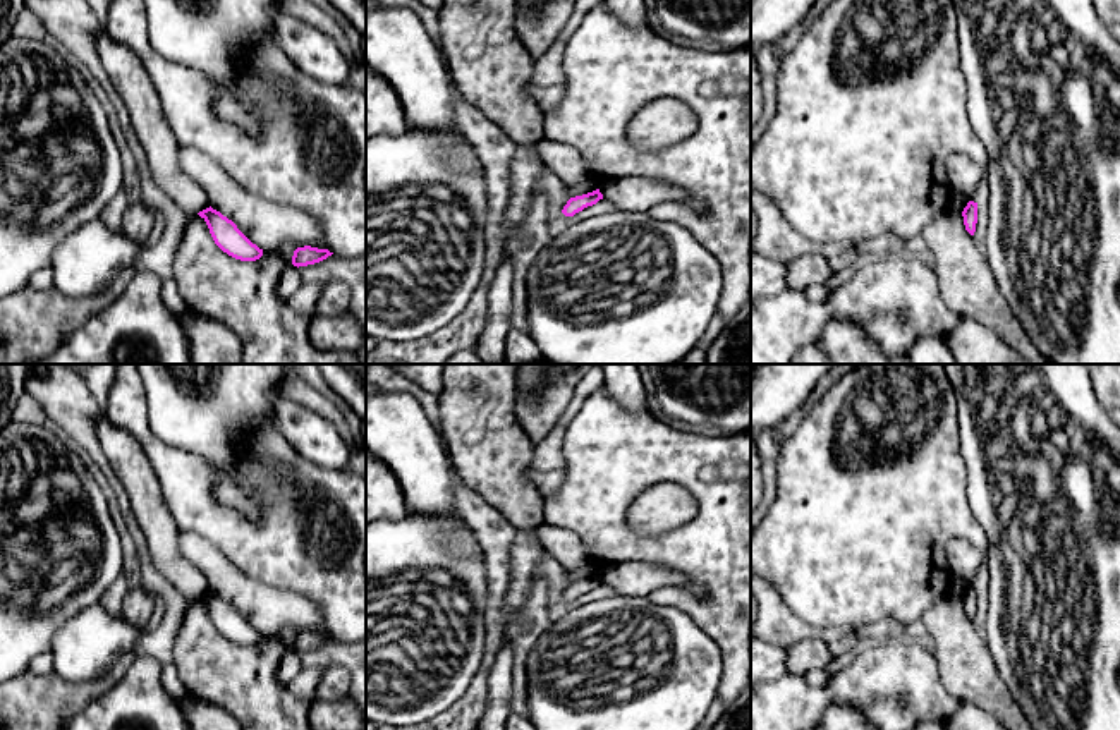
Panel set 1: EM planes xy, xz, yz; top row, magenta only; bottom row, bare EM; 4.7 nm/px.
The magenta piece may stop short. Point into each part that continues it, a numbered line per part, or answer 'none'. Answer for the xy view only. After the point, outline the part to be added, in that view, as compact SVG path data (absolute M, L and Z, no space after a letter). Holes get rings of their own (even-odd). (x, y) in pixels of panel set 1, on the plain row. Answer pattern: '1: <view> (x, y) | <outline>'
none

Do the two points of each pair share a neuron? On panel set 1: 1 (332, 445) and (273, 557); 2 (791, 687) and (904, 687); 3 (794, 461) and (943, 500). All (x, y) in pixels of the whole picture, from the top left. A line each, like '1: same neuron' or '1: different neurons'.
1: different neurons
2: same neuron
3: same neuron

